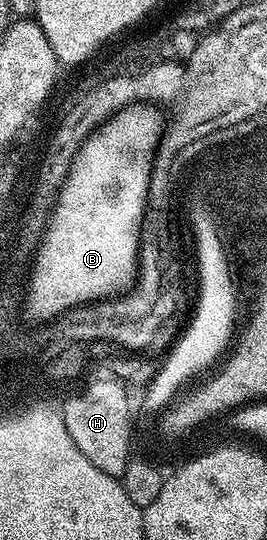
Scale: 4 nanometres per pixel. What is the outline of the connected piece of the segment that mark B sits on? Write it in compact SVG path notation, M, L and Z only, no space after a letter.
M151 103L135 105L122 115L101 123L81 146L55 198L55 207L51 211L46 231L31 261L26 300L52 304L52 308L61 313L75 309L77 305L115 297L133 283L137 275L141 227L145 220L153 157L160 144L160 137L166 131L165 115L163 118L159 111L161 109Z

